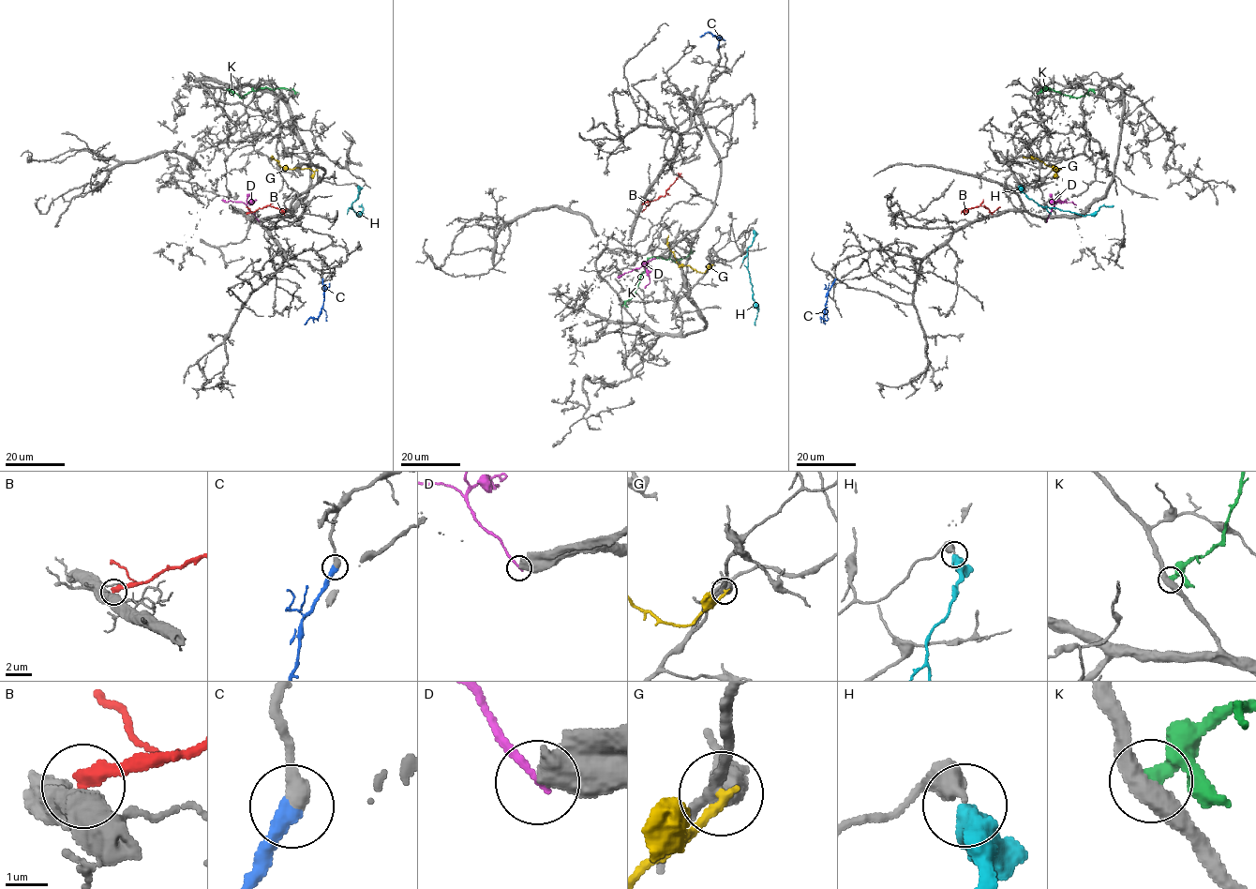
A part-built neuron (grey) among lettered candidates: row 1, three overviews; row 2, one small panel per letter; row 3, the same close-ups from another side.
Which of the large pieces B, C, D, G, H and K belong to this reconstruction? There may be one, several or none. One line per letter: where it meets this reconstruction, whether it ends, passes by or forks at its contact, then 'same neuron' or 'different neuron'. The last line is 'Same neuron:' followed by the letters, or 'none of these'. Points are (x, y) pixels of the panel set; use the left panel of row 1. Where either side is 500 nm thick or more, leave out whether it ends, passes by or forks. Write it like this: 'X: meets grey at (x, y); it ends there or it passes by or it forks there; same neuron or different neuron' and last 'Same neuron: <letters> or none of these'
B: meets grey at (246, 214); different neuron
C: meets grey at (322, 278); it ends there; same neuron
D: meets grey at (259, 221); different neuron
G: meets grey at (317, 170); it ends there; different neuron
H: meets grey at (357, 188); different neuron
K: meets grey at (227, 89); it ends there; different neuron
Same neuron: C

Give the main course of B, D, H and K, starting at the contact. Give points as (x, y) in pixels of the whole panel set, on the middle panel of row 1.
B: (642, 203), (663, 196), (678, 173)
D: (654, 258), (617, 277)
H: (754, 230), (754, 239), (747, 253), (754, 305), (757, 308), (755, 325)
K: (622, 305), (634, 295), (649, 258), (661, 257), (676, 262), (685, 258), (691, 248)

